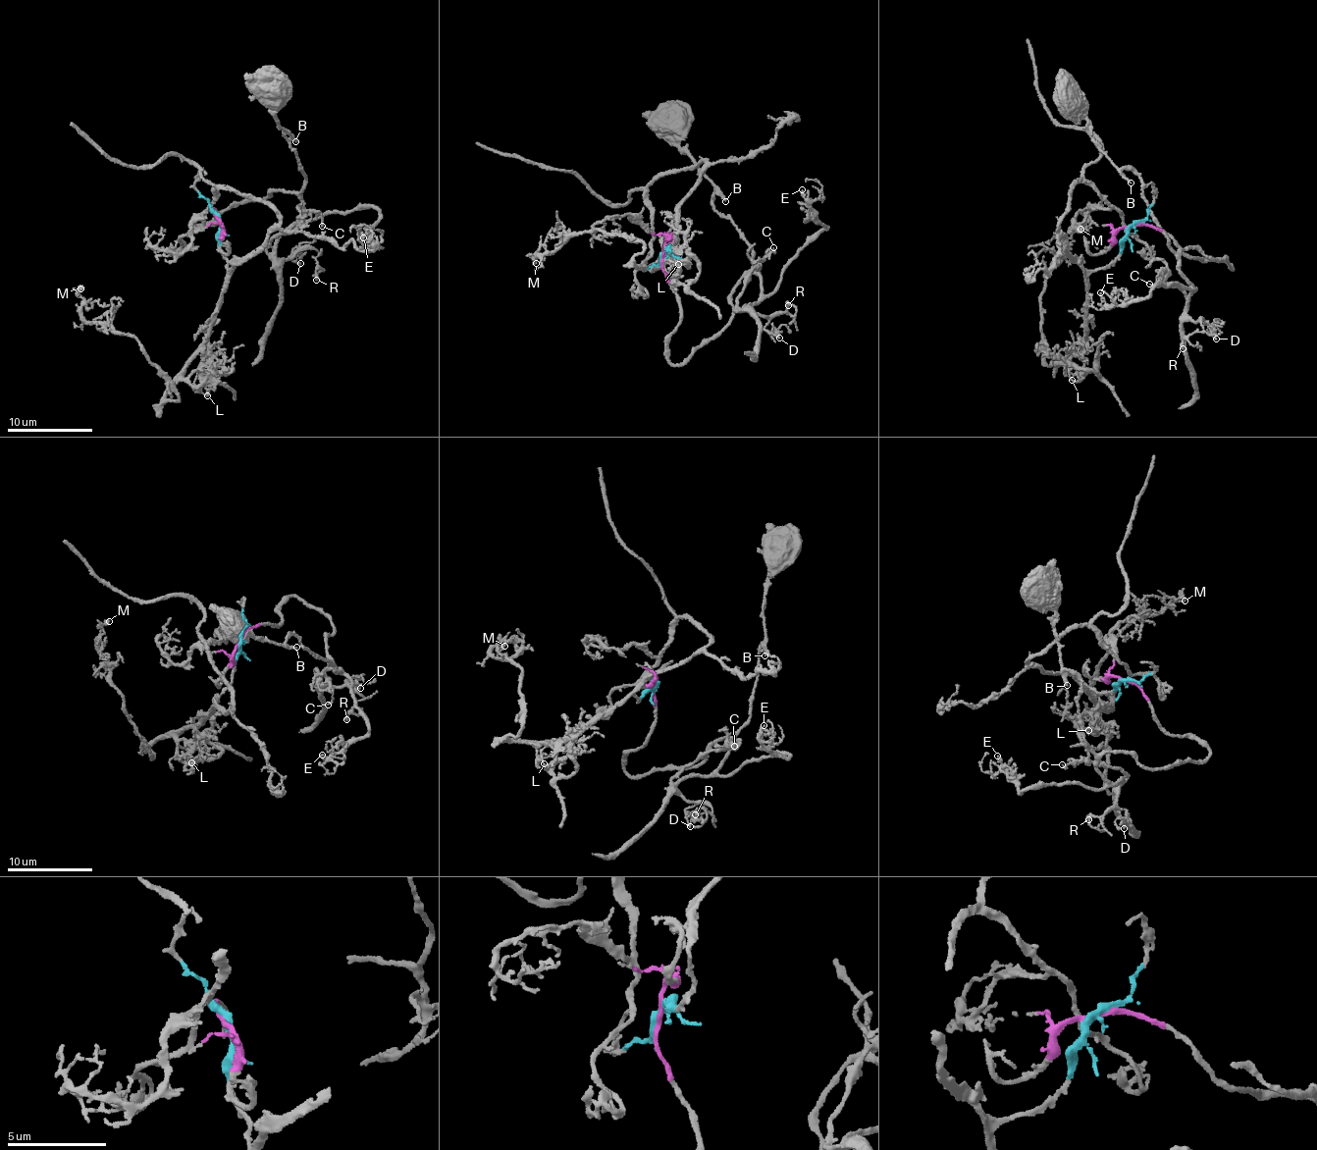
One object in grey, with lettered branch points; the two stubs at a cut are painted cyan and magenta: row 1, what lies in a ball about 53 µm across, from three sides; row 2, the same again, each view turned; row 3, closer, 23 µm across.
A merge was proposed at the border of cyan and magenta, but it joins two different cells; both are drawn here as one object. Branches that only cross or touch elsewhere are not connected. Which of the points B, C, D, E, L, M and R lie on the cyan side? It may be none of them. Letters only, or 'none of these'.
L, M

